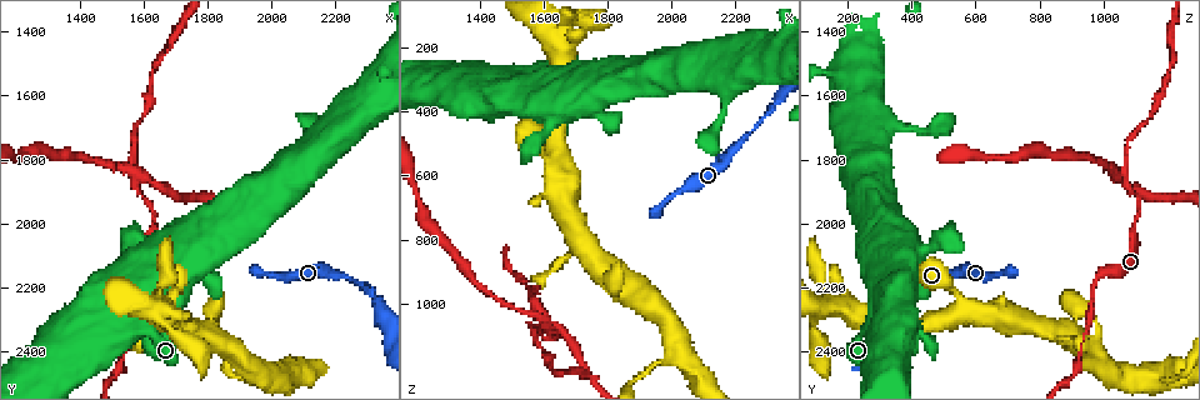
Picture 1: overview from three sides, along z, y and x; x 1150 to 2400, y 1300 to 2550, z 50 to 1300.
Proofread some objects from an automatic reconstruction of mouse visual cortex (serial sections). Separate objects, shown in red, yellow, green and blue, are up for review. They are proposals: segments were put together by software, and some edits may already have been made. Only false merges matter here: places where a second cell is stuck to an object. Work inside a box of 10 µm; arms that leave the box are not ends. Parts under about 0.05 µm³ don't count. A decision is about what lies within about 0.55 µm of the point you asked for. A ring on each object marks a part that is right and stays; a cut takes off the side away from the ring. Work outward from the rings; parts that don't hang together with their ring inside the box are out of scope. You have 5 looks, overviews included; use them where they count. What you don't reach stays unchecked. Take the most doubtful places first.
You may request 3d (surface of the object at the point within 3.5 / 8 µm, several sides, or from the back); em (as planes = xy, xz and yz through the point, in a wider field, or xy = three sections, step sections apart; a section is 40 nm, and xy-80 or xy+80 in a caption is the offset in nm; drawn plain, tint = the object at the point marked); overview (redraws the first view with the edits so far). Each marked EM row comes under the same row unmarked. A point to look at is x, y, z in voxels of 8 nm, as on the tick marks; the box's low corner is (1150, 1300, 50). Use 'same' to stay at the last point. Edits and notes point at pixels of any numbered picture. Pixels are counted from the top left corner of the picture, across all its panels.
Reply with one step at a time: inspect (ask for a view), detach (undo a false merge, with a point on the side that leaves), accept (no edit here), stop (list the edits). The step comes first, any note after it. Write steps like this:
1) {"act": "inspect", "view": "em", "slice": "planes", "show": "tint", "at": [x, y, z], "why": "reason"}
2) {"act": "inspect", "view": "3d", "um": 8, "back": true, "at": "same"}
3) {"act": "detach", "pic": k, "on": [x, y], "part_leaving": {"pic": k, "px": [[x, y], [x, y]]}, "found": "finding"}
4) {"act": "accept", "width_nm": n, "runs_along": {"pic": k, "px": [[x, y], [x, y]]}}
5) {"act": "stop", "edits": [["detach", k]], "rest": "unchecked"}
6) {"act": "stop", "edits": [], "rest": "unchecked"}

{"act": "inspect", "view": "3d", "um": 3.5, "at": [1580, 1870, 1070], "why": "a narrow waist"}

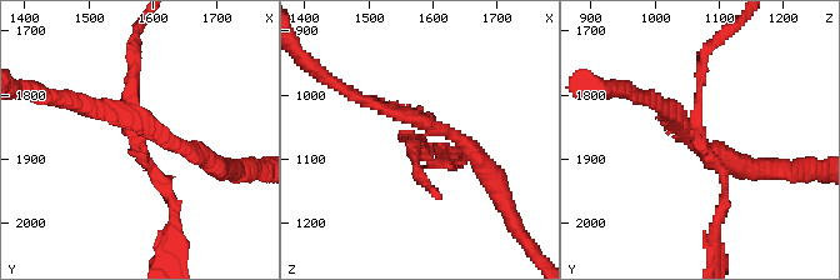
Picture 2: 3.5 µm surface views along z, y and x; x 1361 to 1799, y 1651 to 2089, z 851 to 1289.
{"act": "inspect", "view": "em", "slice": "xy", "step": 5, "show": "tint", "at": [1580, 1870, 1075], "arms": 4, "arm_widths_nm": [100, 150, 200, 200]}

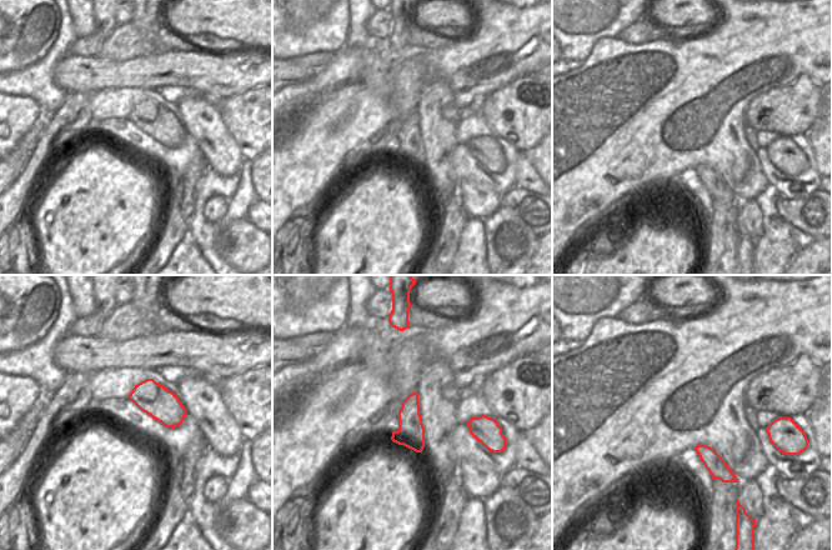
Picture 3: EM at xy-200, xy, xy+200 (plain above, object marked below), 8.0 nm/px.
{"act": "detach", "pic": 2, "on": [110, 114], "width_nm": 220, "part_leaving": {"pic": 2, "px": [[146, 134], [111, 110], [54, 99]]}, "found": "two cells meet here"}

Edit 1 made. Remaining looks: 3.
{"act": "inspect", "view": "3d", "um": 3.5, "at": [2160, 1710, 300]}

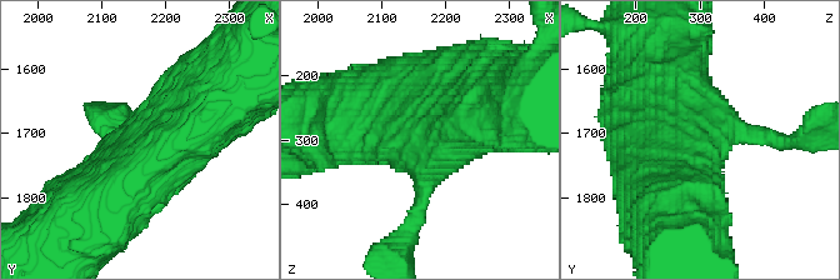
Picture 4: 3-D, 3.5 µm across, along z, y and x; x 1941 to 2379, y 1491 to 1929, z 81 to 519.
{"act": "inspect", "view": "em", "slice": "xy", "step": 2, "show": "tint", "at": [2165, 1710, 300], "why": "shape alone is not enough"}

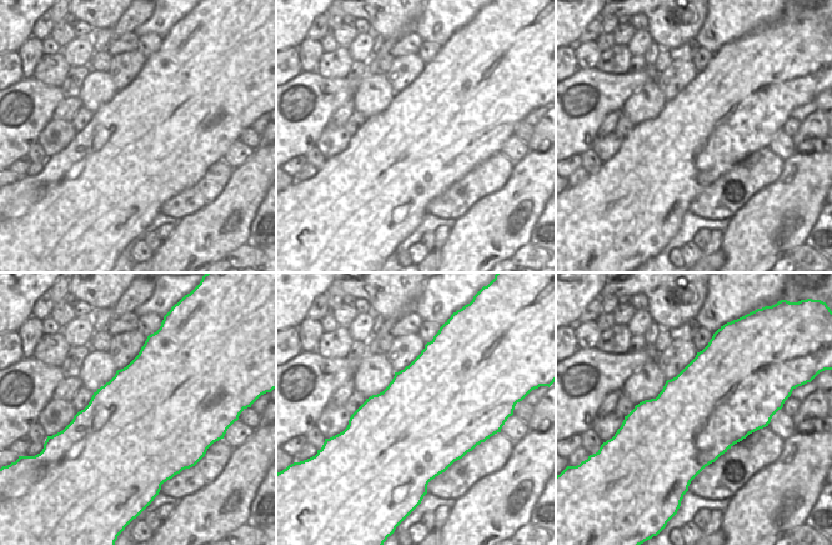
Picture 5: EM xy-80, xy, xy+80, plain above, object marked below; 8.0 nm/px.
{"act": "inspect", "view": "em", "slice": "planes", "show": "tint", "at": "same"}

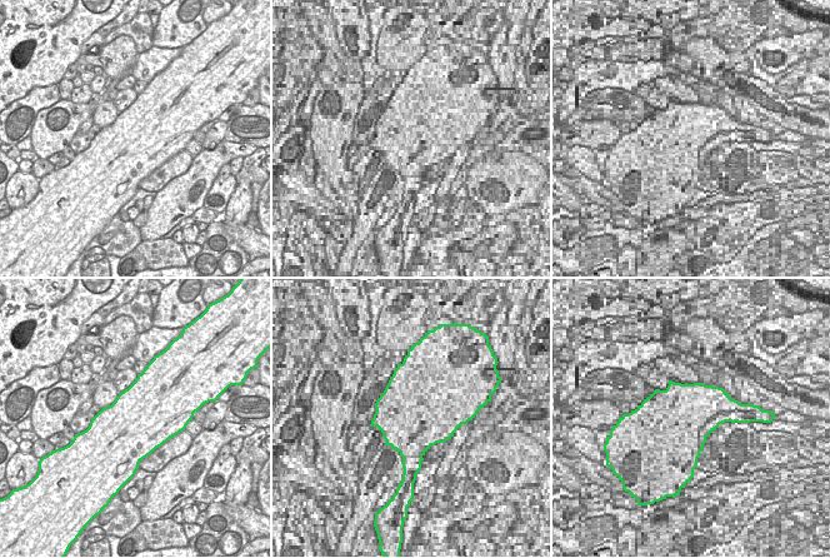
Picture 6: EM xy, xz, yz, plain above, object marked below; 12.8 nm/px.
{"act": "accept", "runs_along": {"pic": 4, "px": [[90, 216], [221, 94]]}, "found": "one cell here"}

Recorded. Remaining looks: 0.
{"act": "stop", "edits": [["detach", 2]], "rest": "unchecked"}

